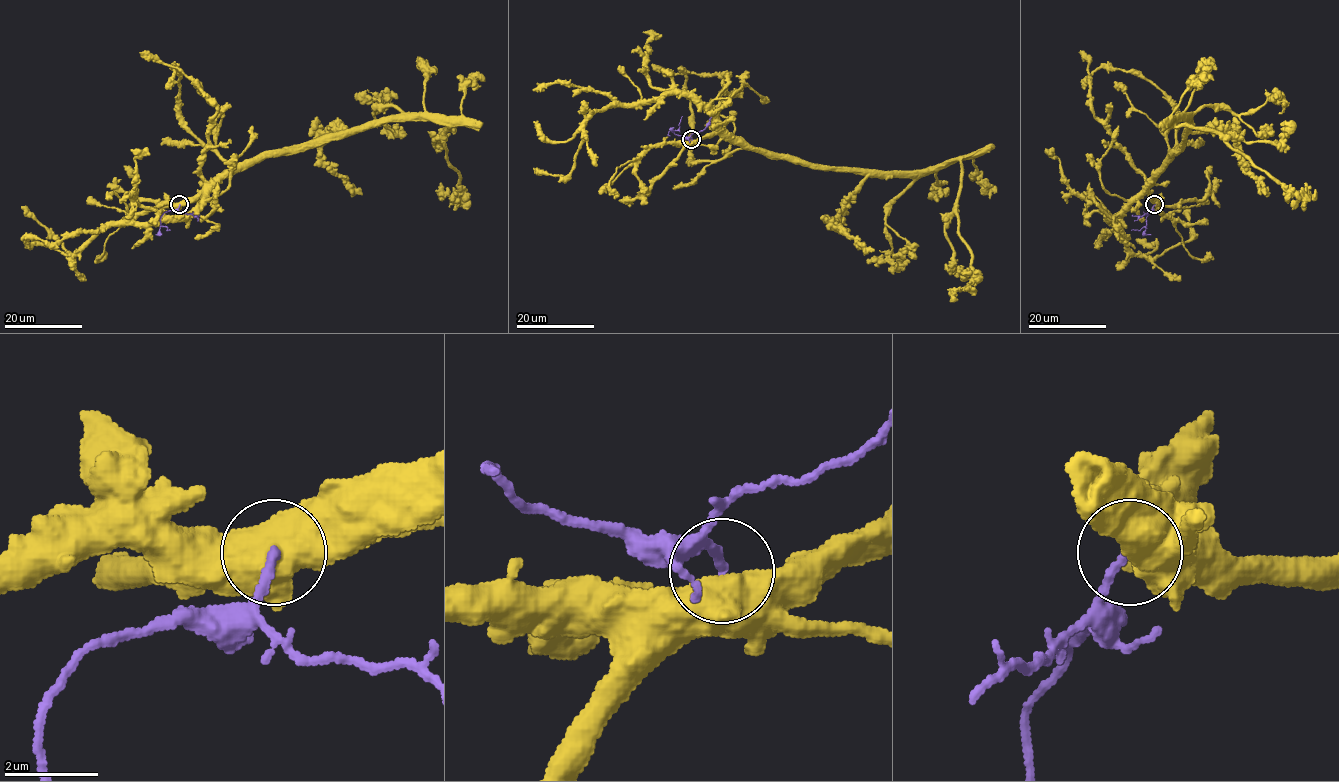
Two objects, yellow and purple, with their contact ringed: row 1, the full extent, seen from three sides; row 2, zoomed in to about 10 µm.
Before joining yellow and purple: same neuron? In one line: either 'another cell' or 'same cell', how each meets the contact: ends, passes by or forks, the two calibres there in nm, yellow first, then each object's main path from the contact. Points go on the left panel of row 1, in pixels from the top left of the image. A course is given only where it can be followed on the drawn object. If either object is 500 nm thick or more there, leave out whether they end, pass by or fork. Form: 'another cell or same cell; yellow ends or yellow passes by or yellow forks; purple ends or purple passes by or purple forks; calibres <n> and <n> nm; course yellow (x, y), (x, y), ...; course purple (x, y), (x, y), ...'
another cell; calibres 750 and 180 nm; course yellow (179, 204), (268, 157), (388, 122), (448, 125), (445, 158), (459, 173), (459, 191), (441, 195), (441, 189); course purple (179, 204), (175, 210), (164, 213), (160, 218), (160, 224), (170, 230)

